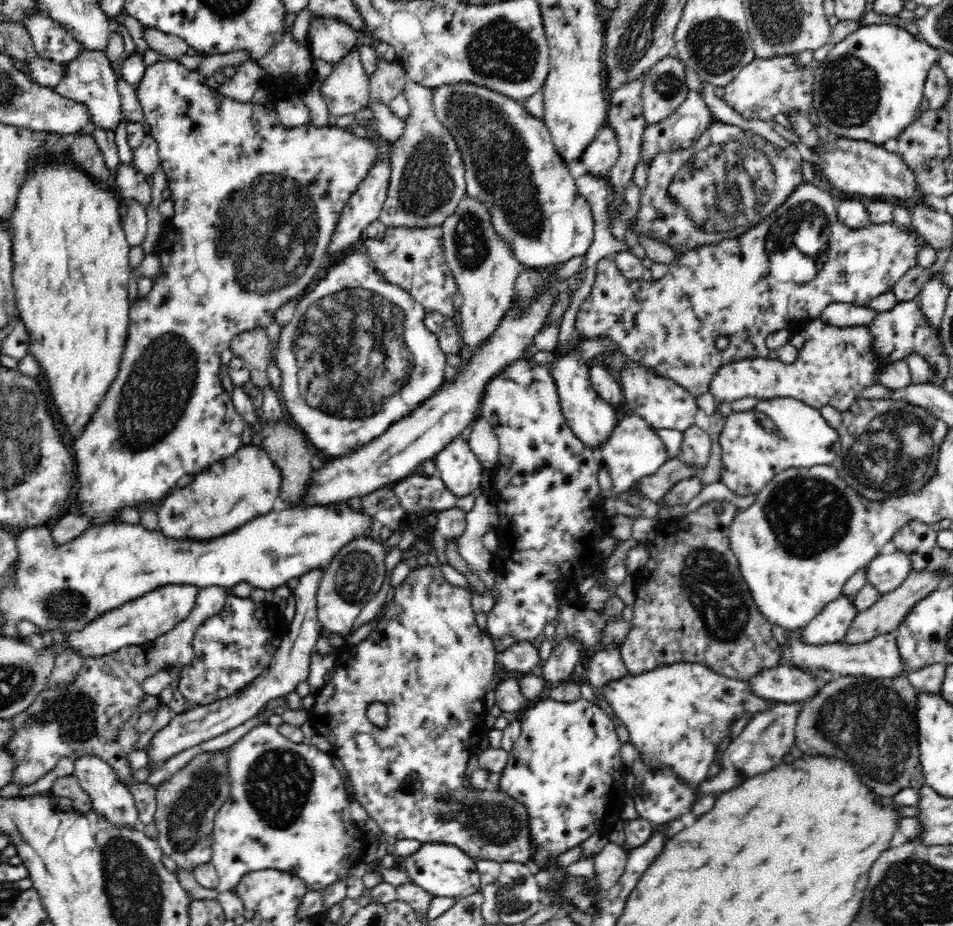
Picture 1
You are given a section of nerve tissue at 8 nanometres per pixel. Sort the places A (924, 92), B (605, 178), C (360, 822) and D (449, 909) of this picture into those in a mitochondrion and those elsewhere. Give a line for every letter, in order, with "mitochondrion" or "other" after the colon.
A: other
B: other
C: other
D: other

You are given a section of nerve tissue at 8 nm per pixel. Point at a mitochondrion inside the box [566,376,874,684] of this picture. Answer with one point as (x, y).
(808, 515)

